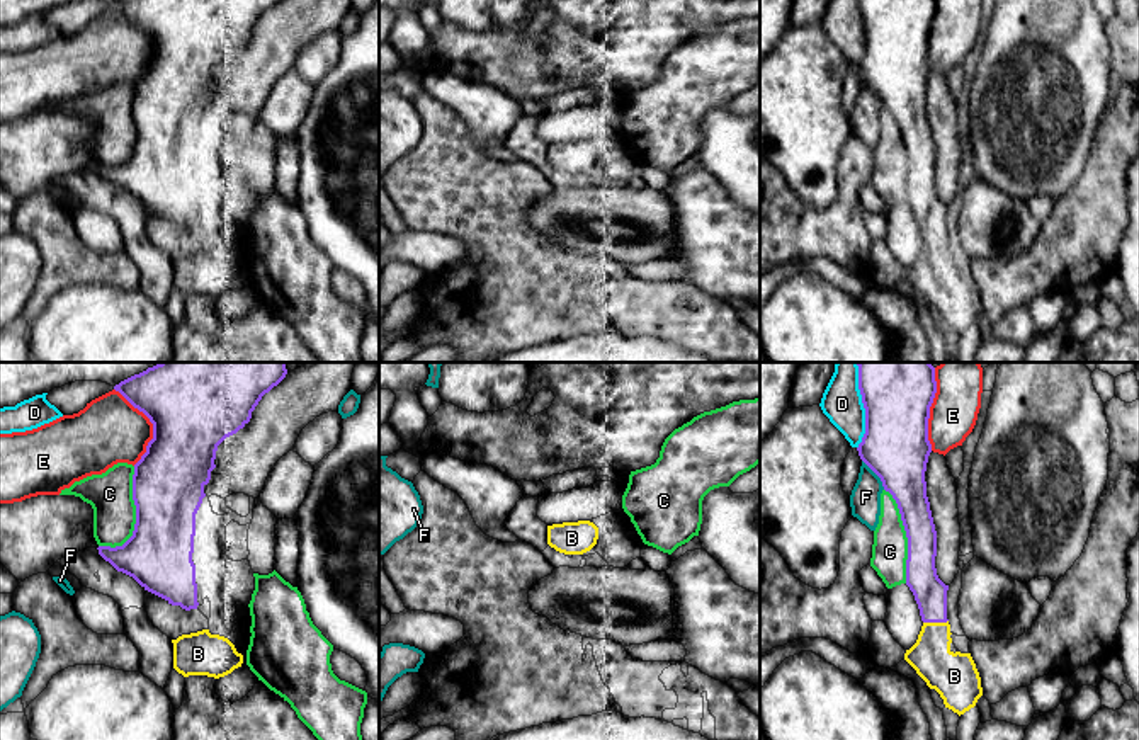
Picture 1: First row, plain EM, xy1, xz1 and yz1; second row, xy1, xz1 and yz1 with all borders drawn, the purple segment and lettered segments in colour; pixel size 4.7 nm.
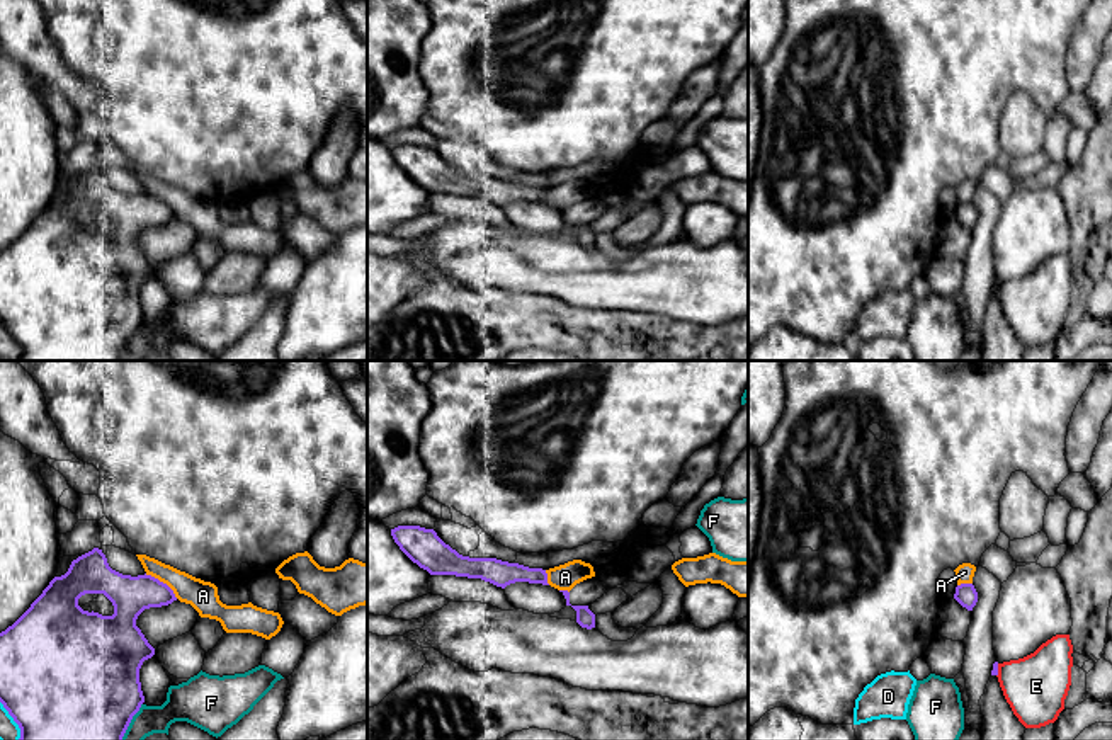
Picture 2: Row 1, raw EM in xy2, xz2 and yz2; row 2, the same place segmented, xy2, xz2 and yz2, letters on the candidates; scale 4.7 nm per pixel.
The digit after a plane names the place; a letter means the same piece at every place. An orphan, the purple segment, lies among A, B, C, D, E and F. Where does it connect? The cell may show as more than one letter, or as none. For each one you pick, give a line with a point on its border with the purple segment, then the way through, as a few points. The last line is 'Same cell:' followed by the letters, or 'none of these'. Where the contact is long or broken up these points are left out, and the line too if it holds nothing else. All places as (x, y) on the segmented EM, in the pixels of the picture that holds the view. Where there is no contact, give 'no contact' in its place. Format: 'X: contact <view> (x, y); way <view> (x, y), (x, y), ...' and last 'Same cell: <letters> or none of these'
B: contact yz1 (935, 621); way yz1 (930, 592), (935, 621), (935, 660), (947, 672)
Same cell: B

